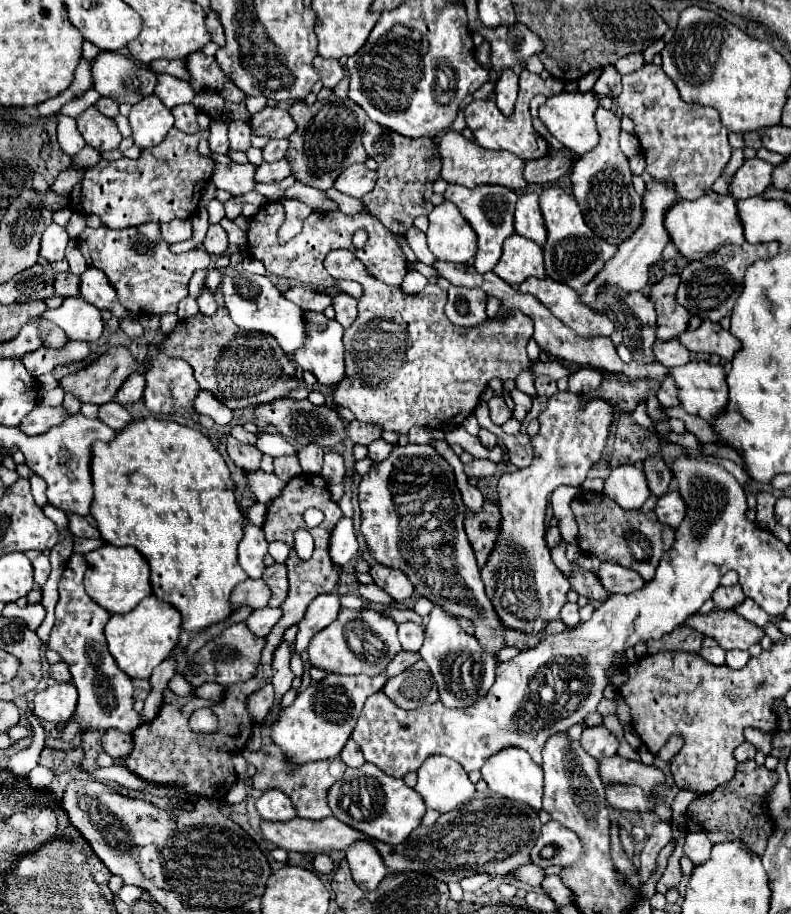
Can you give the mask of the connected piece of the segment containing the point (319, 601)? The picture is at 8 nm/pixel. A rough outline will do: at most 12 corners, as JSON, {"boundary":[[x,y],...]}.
{"boundary":[[321,594],[297,624],[297,654],[337,618],[337,594]]}

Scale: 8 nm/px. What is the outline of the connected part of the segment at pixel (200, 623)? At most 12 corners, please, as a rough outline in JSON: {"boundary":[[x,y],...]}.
{"boundary":[[211,440],[95,442],[91,514],[203,632],[235,612],[247,518]]}

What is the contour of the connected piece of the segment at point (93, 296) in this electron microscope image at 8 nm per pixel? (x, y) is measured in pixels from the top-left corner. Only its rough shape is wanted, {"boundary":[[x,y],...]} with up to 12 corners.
{"boundary":[[87,268],[79,296],[117,318],[131,314],[117,302],[105,272]]}

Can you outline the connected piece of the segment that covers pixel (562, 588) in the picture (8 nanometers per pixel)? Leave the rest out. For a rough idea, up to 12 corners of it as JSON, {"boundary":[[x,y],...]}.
{"boundary":[[557,392],[533,462],[499,478],[501,538],[481,568],[505,626],[543,634],[567,602],[547,498],[581,486],[615,406]]}

